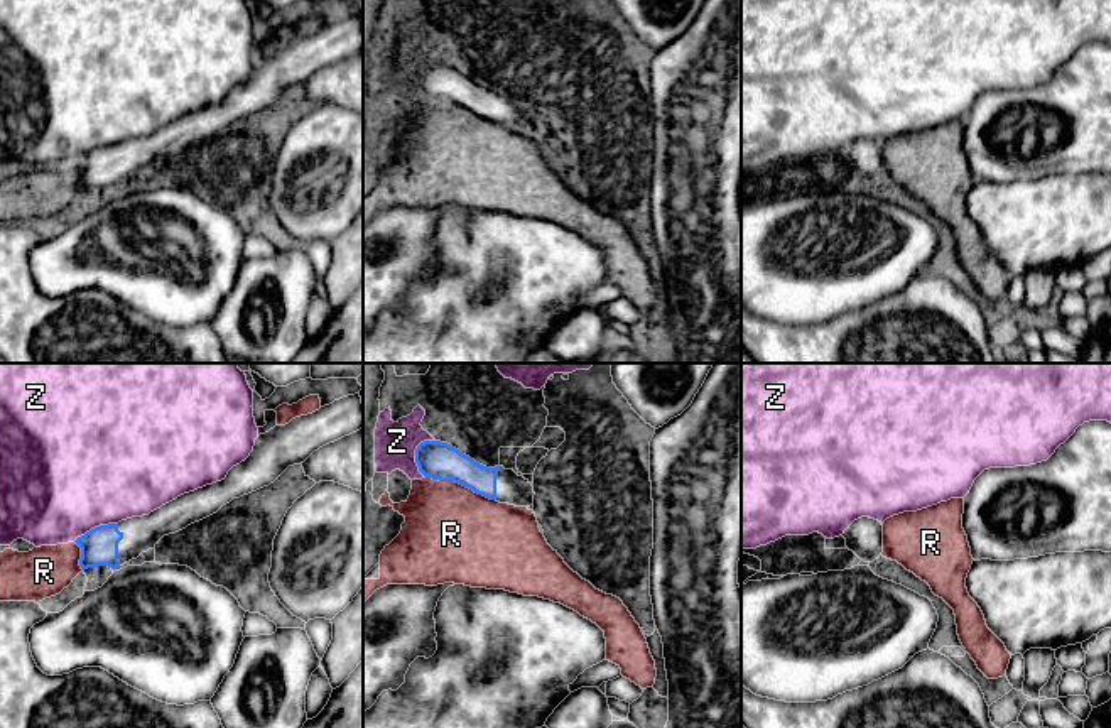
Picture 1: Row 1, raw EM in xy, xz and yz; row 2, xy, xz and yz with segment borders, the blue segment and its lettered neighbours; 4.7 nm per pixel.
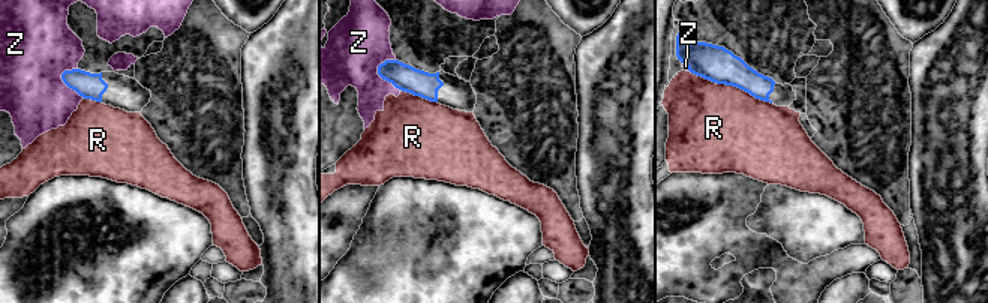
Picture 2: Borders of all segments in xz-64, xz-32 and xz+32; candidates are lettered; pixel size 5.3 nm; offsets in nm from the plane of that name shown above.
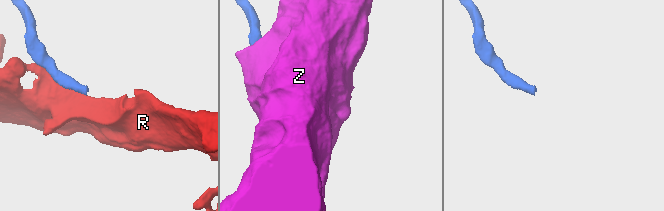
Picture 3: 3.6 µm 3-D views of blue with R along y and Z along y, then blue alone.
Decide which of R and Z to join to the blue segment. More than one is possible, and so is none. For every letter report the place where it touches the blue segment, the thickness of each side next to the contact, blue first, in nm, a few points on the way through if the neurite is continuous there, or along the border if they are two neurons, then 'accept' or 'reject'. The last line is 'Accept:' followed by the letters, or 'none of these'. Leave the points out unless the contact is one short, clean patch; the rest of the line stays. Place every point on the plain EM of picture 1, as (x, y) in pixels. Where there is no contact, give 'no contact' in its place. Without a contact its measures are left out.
R: meets blue in xz at (460, 105); 180 nm thick on the blue side, 460 nm on the other; reject
Z: meets blue in xz at (416, 75); 180 nm thick on the blue side, 200 nm on the other; reject
Accept: none of these

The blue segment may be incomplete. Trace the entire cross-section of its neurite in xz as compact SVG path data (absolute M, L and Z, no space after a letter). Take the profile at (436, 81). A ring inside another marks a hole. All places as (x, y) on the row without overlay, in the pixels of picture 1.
M424 62L415 71L415 84L425 100L454 103L500 125L530 128L534 108L513 91L486 90L459 71L441 62Z

